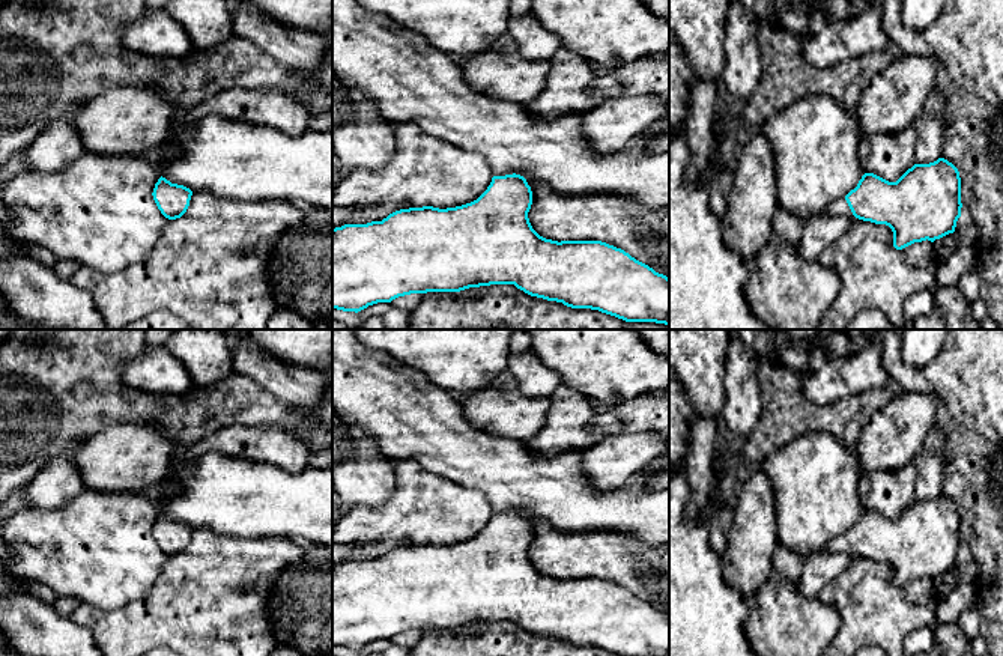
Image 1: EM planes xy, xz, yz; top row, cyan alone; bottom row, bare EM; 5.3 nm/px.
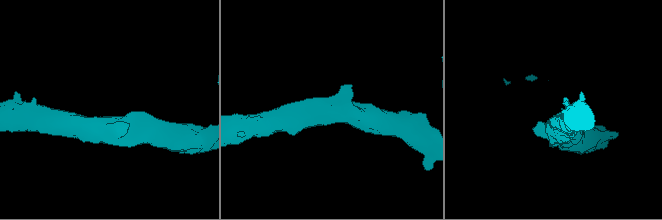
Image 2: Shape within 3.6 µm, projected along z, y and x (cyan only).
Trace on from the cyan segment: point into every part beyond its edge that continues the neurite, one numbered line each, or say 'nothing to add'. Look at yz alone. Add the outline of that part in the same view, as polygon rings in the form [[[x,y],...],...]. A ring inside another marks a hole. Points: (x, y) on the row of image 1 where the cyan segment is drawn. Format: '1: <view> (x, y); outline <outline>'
1: yz (839, 206); outline [[[845,197],[832,202],[829,206],[826,206],[826,208],[823,209],[821,214],[826,214],[826,215],[853,217],[853,212],[851,212],[851,209],[850,209],[850,206],[848,206]]]

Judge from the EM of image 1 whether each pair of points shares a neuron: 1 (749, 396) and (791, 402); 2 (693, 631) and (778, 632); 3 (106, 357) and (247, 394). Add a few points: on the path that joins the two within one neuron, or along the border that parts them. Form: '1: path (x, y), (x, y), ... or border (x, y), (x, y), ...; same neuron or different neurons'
1: border (760, 361), (760, 417), (751, 432); different neurons
2: border (745, 598), (748, 607), (745, 635), (749, 640); different neurons
3: path (127, 397), (137, 408), (146, 410), (206, 410); same neuron

